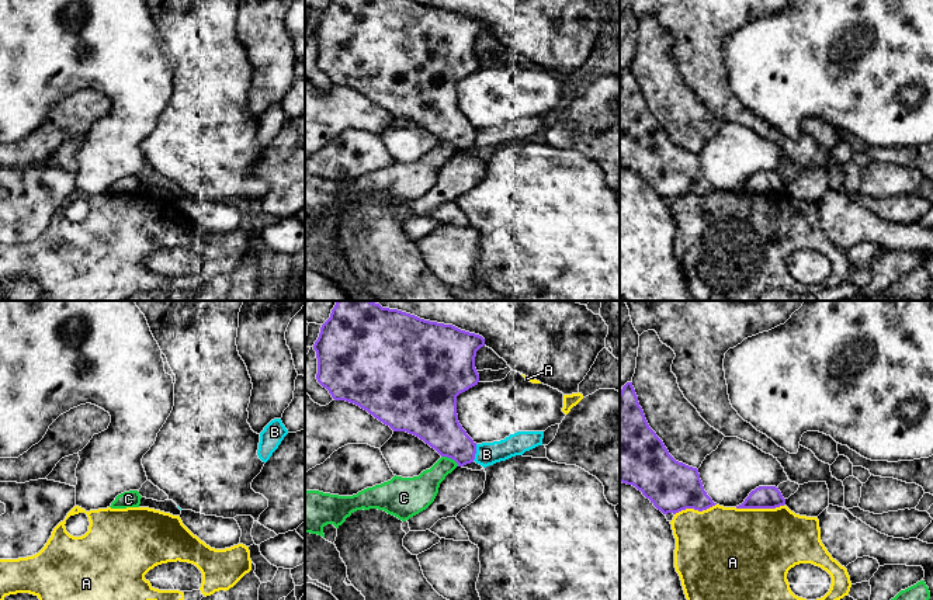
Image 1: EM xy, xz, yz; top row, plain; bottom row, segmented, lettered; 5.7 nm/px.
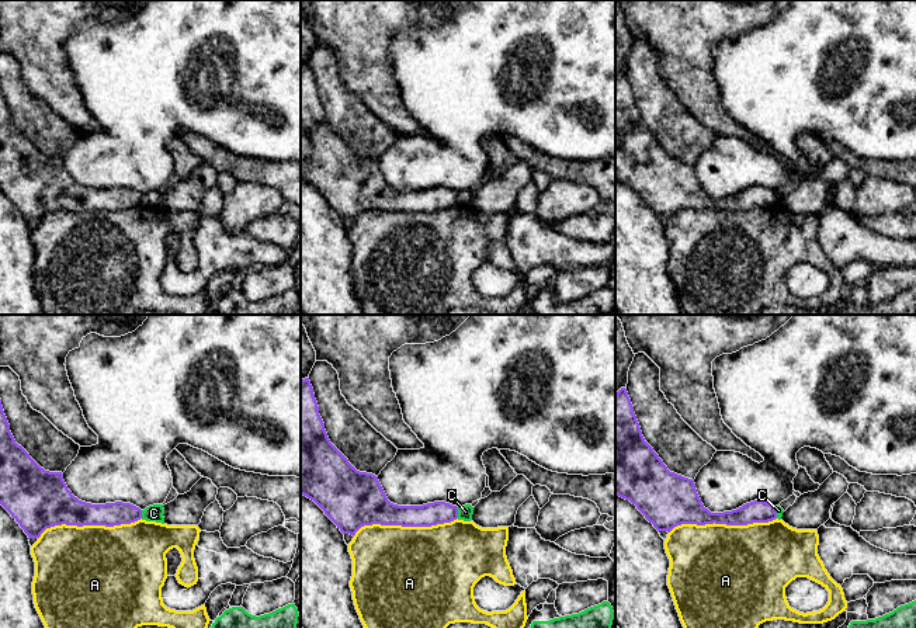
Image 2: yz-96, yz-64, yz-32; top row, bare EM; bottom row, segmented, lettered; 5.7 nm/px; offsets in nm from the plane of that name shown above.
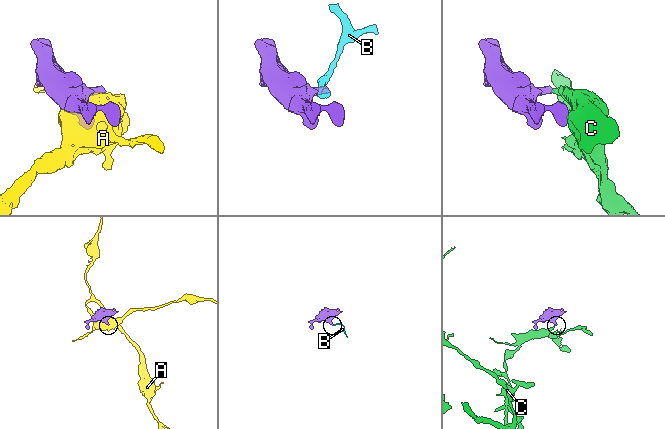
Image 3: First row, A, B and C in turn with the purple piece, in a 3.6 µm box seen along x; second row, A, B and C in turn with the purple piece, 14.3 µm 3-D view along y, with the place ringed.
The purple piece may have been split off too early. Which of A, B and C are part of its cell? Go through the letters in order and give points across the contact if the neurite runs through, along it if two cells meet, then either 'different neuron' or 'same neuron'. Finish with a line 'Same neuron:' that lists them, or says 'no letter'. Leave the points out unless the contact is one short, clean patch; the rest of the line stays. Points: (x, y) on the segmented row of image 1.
A: different neuron
B: across xz (440, 429), (464, 451), (475, 453), (486, 454) | same neuron
C: along xz (441, 455), (450, 457), (458, 465) | different neuron
Same neuron: B

